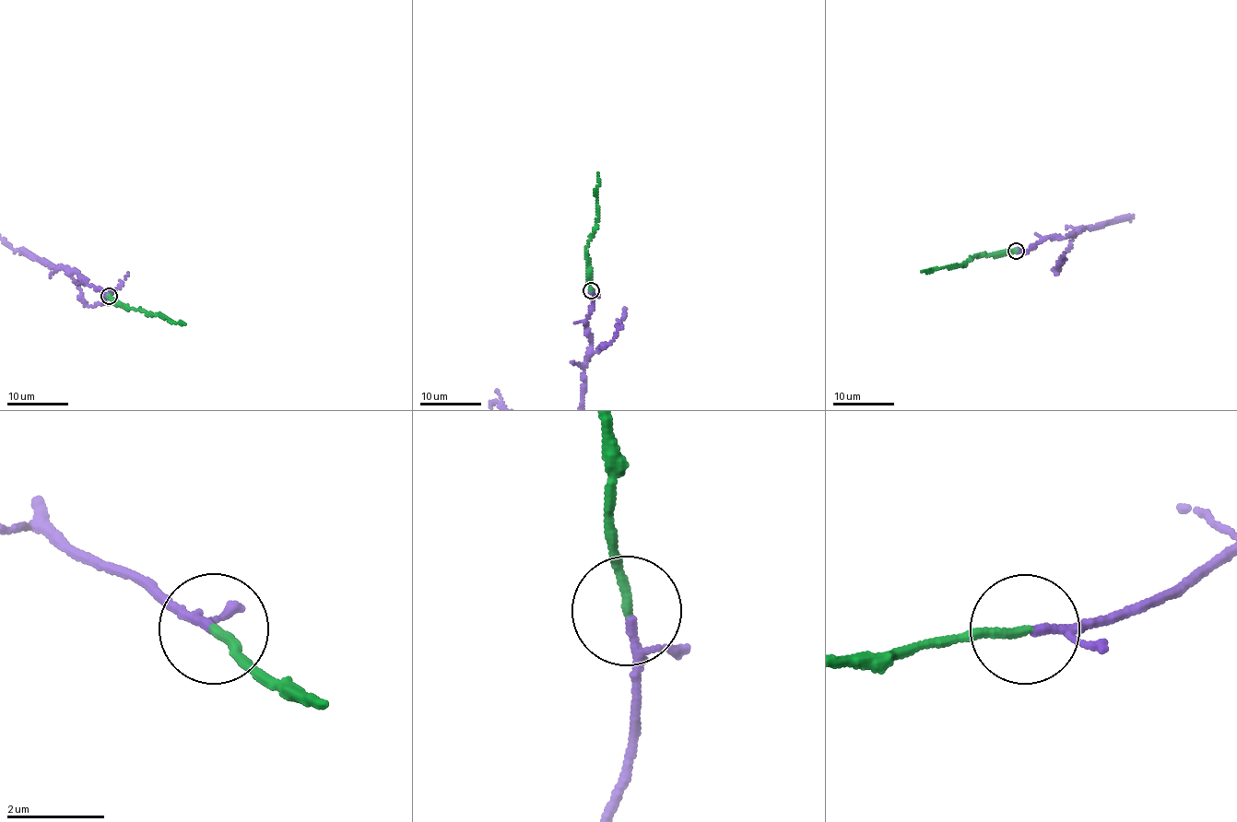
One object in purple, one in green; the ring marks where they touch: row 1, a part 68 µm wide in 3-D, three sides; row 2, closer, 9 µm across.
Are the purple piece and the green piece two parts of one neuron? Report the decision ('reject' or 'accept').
accept

